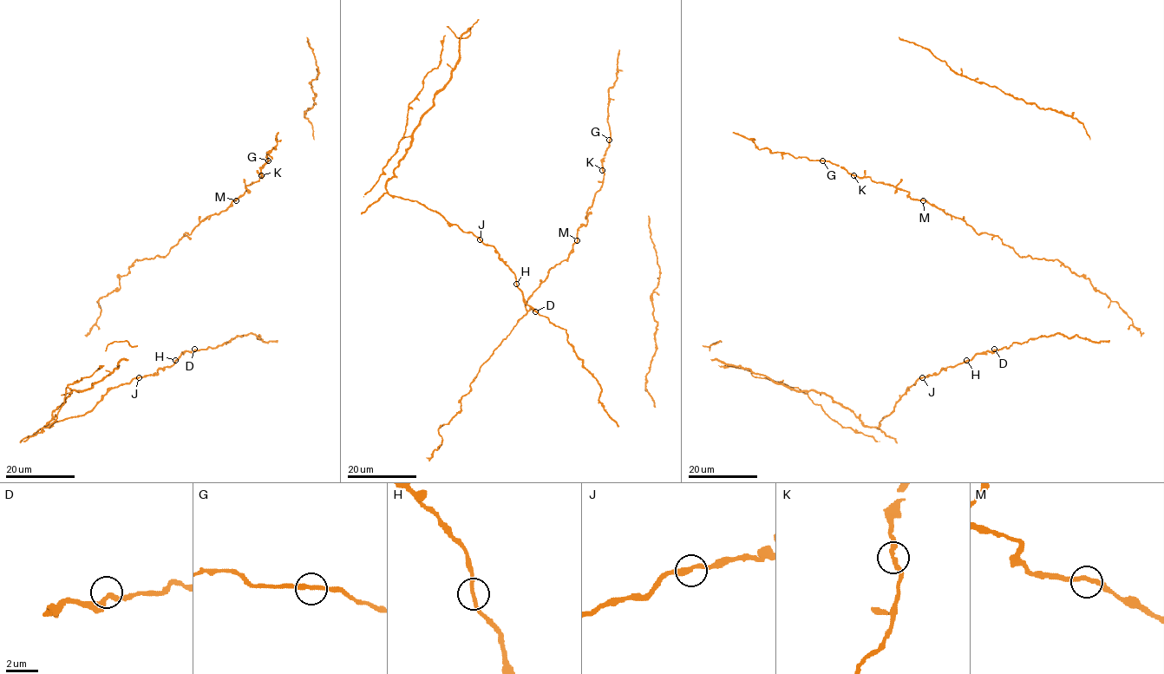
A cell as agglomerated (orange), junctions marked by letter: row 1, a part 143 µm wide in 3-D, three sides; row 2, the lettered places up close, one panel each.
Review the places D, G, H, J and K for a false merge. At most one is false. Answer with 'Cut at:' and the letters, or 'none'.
Cut at: none

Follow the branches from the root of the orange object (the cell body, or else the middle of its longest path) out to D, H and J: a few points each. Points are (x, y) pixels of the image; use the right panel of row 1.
D: (984, 354), (994, 349)
H: (984, 354), (976, 354), (966, 360)
J: (984, 354), (976, 354), (969, 360), (922, 377)

